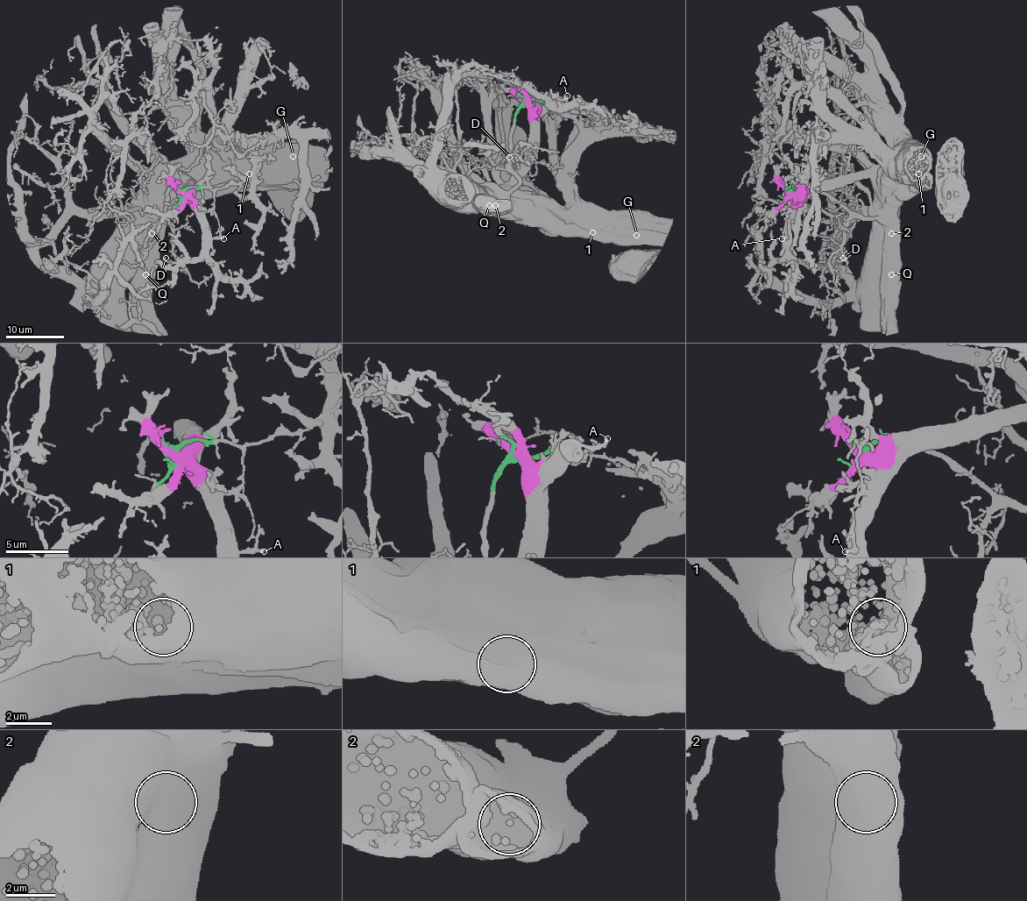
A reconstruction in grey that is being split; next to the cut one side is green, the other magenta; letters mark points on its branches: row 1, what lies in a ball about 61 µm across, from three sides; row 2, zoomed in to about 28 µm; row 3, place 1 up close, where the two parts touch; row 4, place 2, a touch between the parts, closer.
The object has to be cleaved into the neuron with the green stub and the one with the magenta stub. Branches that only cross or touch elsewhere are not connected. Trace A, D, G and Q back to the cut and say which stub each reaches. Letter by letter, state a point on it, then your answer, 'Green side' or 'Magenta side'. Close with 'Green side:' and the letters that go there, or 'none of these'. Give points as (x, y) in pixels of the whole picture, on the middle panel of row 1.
A: Place: (567, 95). Magenta side
D: Place: (509, 157). Green side
G: Place: (636, 235). Magenta side
Q: Place: (489, 205). Green side
Green side: D, Q

